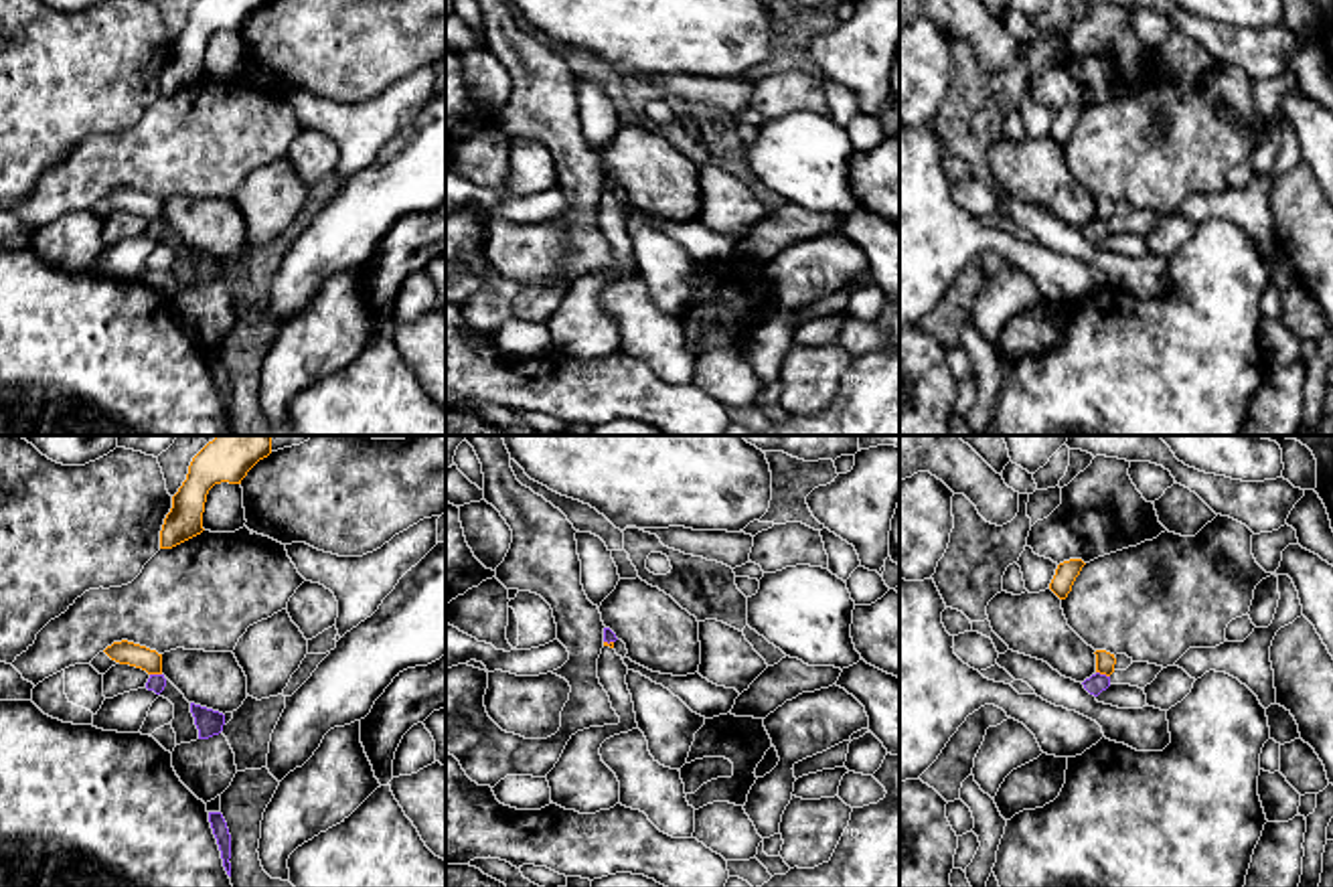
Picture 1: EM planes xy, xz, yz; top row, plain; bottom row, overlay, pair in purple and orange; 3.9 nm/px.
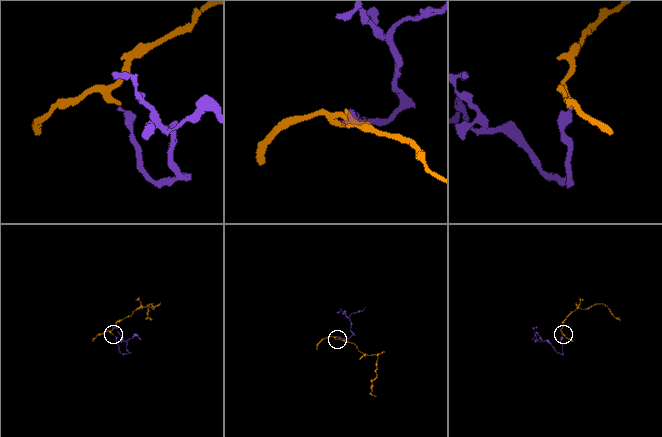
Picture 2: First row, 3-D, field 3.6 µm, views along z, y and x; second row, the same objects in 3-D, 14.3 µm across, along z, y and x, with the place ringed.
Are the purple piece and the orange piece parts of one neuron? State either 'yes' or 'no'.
no

